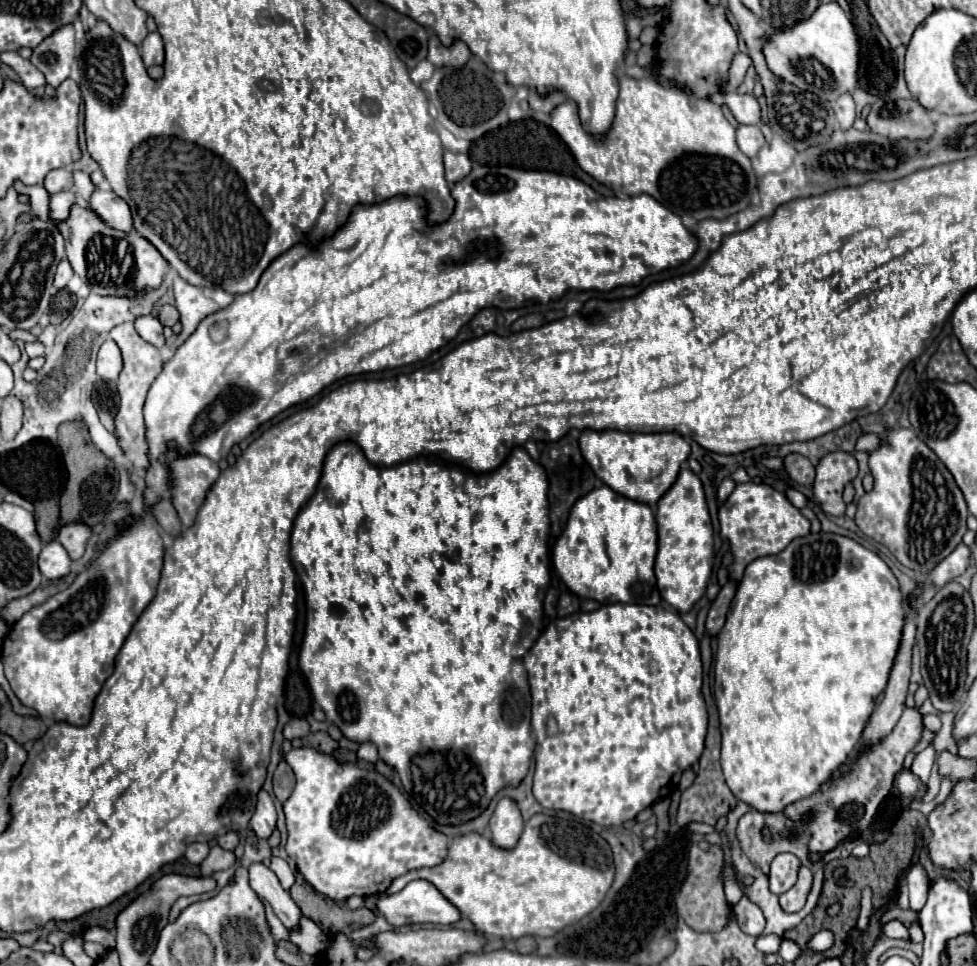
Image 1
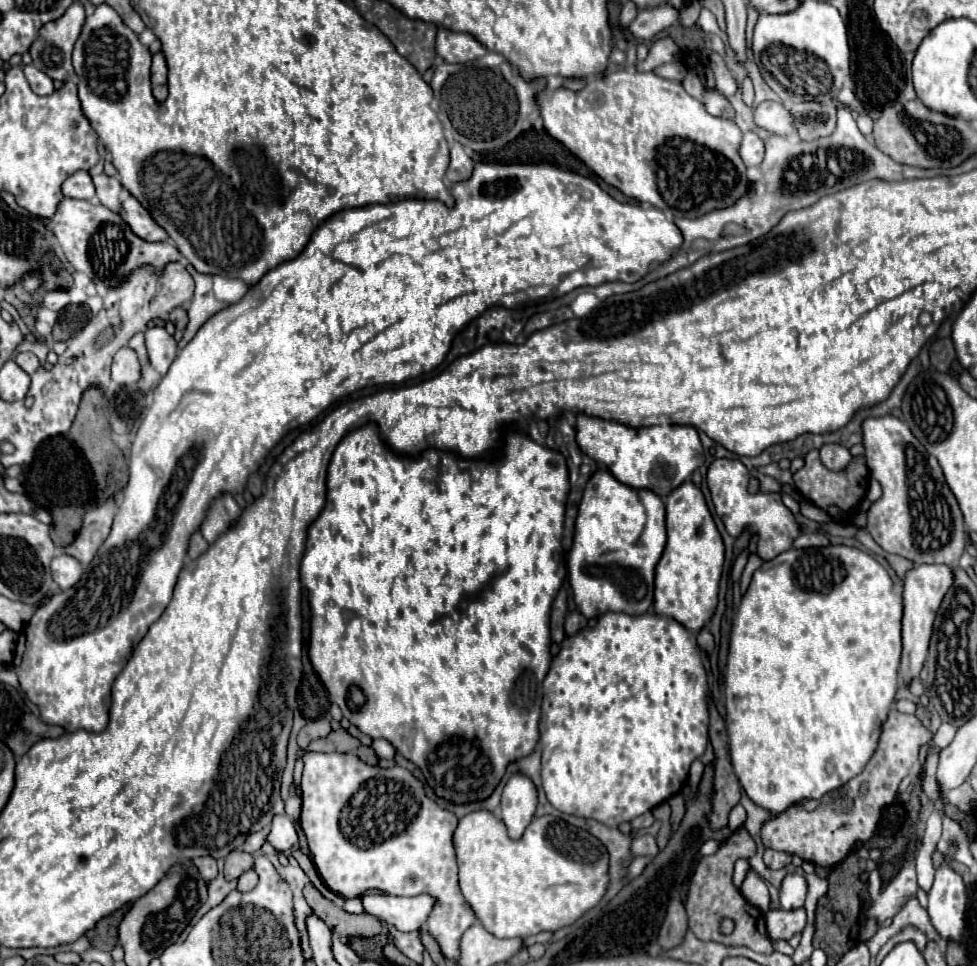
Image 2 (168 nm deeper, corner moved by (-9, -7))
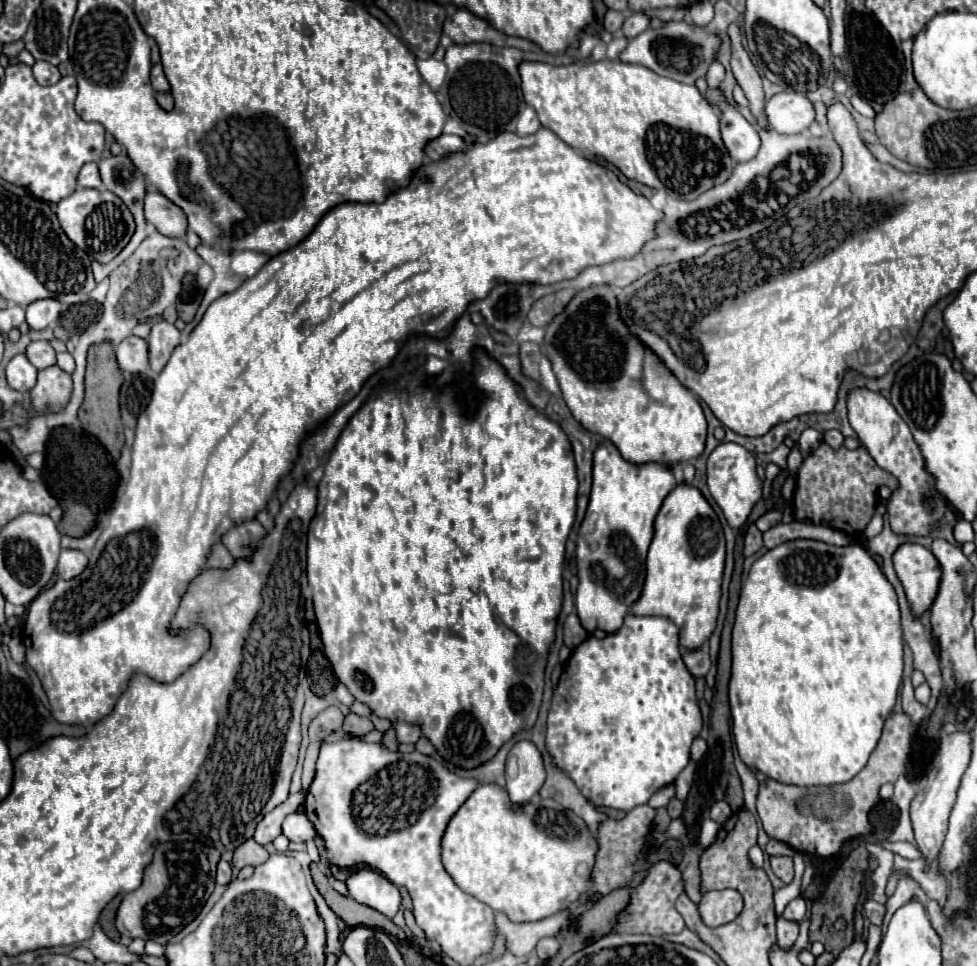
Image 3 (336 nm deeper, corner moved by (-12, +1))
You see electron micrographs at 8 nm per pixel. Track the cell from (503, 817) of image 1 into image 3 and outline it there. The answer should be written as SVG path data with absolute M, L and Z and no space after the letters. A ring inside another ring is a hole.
M530 740L516 742L506 758L506 790L510 800L518 804L530 802L544 778L544 760L536 744Z

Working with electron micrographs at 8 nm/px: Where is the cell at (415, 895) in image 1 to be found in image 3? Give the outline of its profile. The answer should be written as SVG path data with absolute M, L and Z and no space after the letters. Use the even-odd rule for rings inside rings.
M372 868L354 870L346 878L346 886L348 886L350 898L382 912L388 918L394 918L394 914L400 908L398 888Z

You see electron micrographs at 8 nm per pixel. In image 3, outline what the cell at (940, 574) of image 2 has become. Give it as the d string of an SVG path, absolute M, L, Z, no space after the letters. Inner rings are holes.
M900 544L892 556L894 570L904 586L912 612L922 616L924 610L934 602L934 594L938 590L940 568L934 554L920 544Z

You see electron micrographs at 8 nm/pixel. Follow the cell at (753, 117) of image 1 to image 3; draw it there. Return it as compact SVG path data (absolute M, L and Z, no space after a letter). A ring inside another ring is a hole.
M780 92L766 102L766 116L778 134L796 134L814 122L814 106L800 92Z

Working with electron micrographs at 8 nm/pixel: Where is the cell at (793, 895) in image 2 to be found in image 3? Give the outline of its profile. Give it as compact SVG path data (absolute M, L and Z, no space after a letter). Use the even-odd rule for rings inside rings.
M796 898L796 900L792 900L786 906L786 910L784 910L782 916L786 920L790 920L790 922L802 922L804 920L804 914L806 914L806 902L804 902L804 898Z

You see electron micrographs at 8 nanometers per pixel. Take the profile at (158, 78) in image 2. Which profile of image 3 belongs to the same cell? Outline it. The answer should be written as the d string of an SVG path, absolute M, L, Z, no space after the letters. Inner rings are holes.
M160 64L152 66L152 88L154 88L154 92L170 92L170 84L168 84Z

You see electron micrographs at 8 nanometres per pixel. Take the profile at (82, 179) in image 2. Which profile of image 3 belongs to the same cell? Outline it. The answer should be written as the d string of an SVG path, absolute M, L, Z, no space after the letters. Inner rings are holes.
M88 162L82 166L80 170L80 176L78 176L78 186L82 188L96 188L96 190L102 190L102 180L100 180L100 174L98 174L98 164L94 162Z

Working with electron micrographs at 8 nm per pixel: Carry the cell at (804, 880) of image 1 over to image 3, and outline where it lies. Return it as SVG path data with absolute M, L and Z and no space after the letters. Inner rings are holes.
M778 918L776 922L776 930L778 930L778 938L776 944L782 950L790 950L798 938L798 924L796 922L786 922L784 918Z

